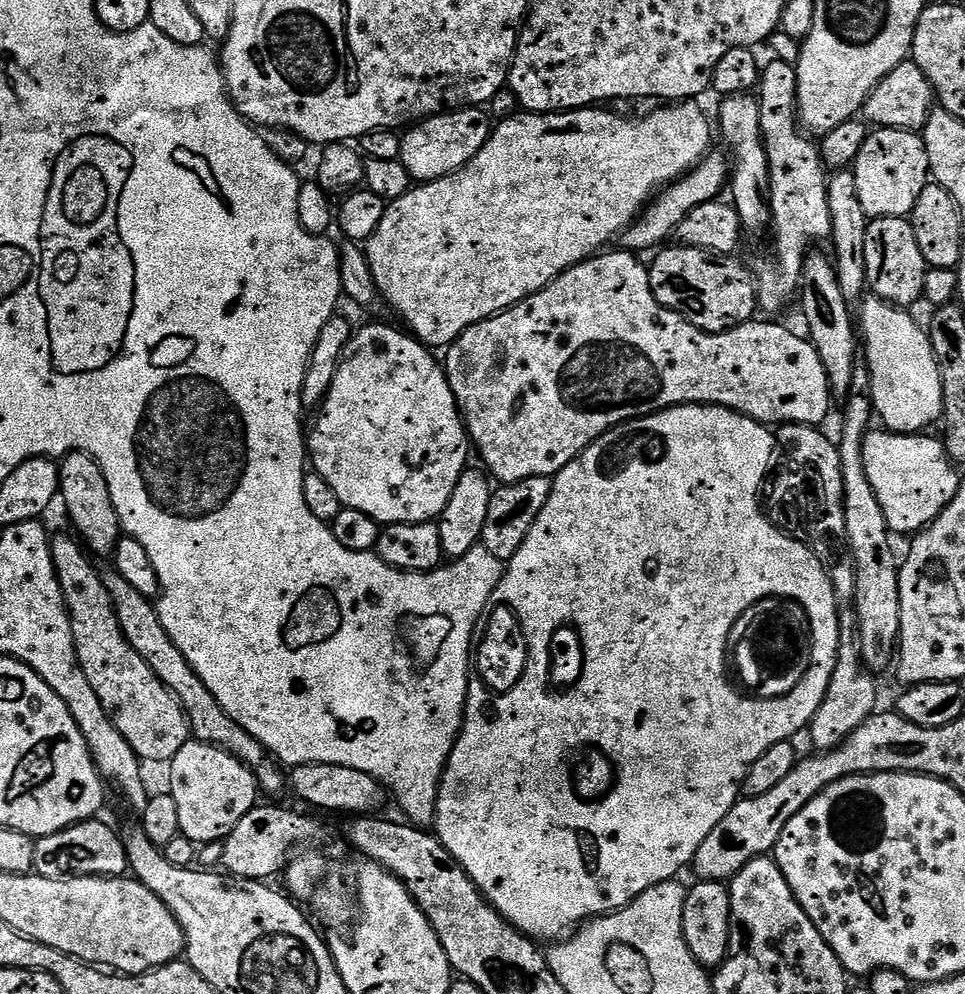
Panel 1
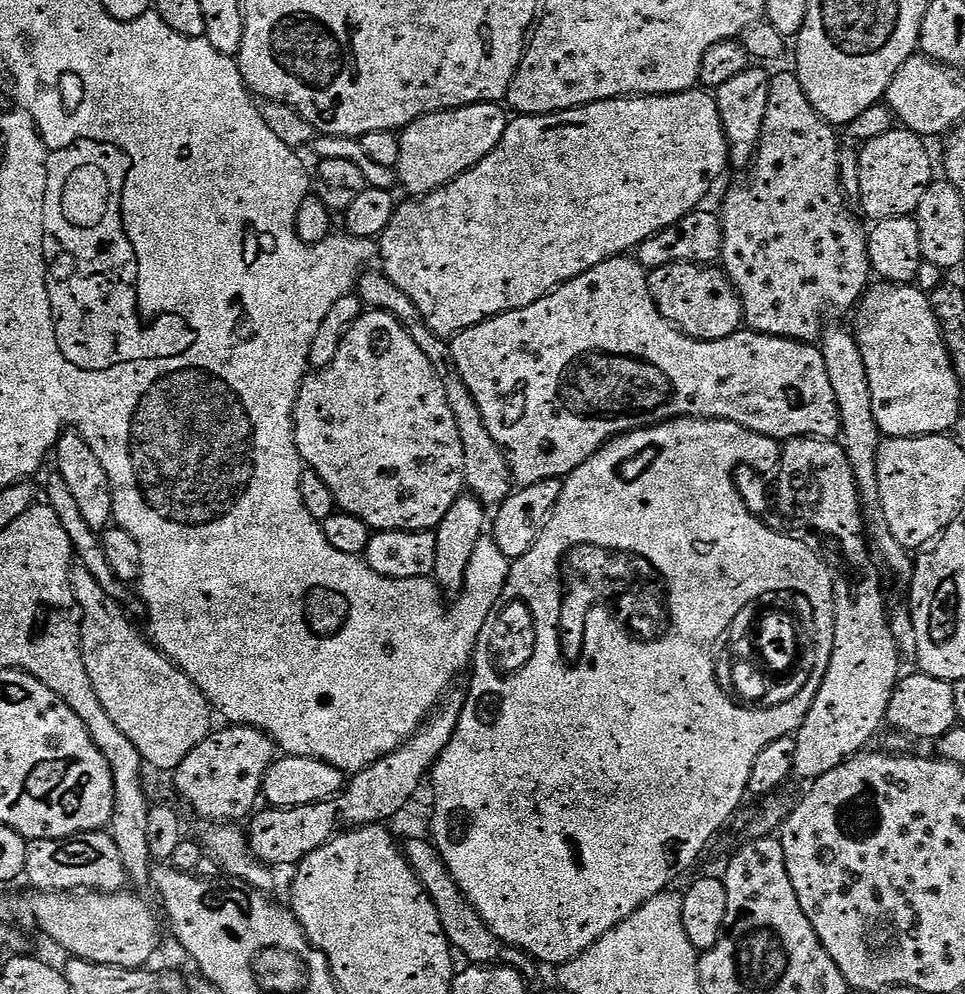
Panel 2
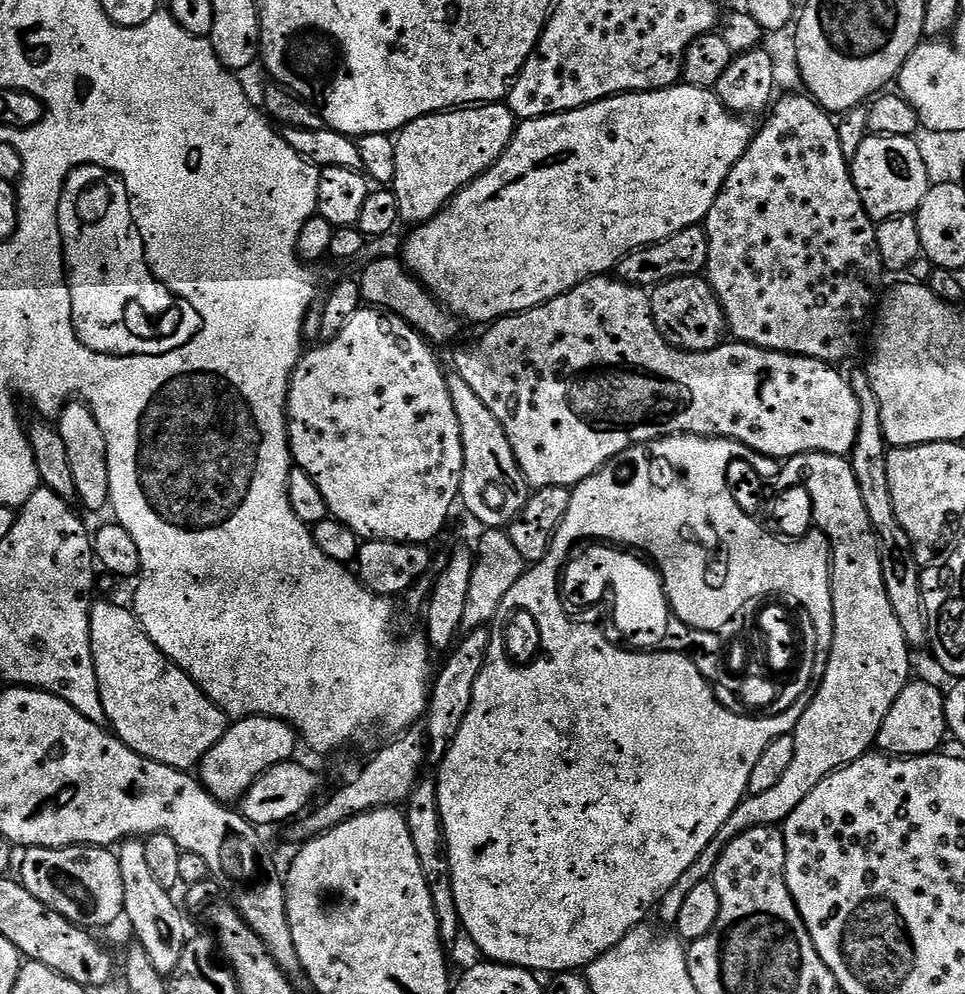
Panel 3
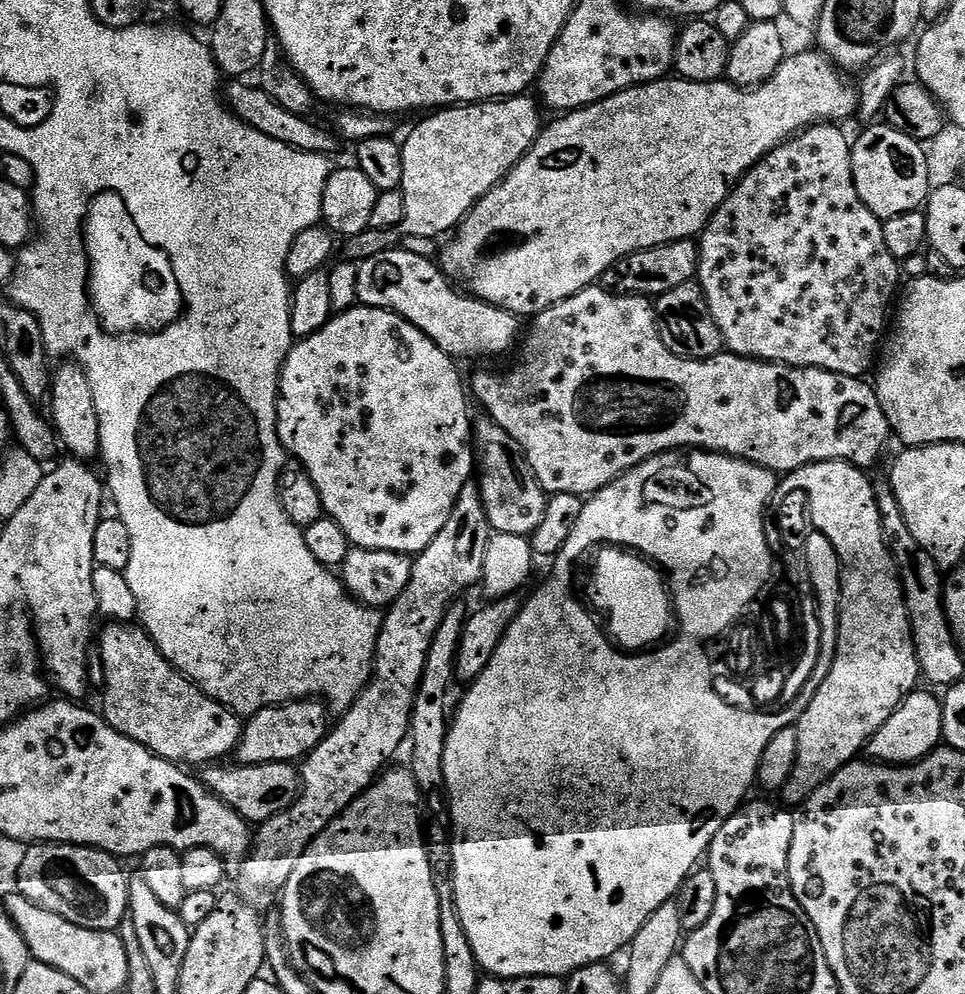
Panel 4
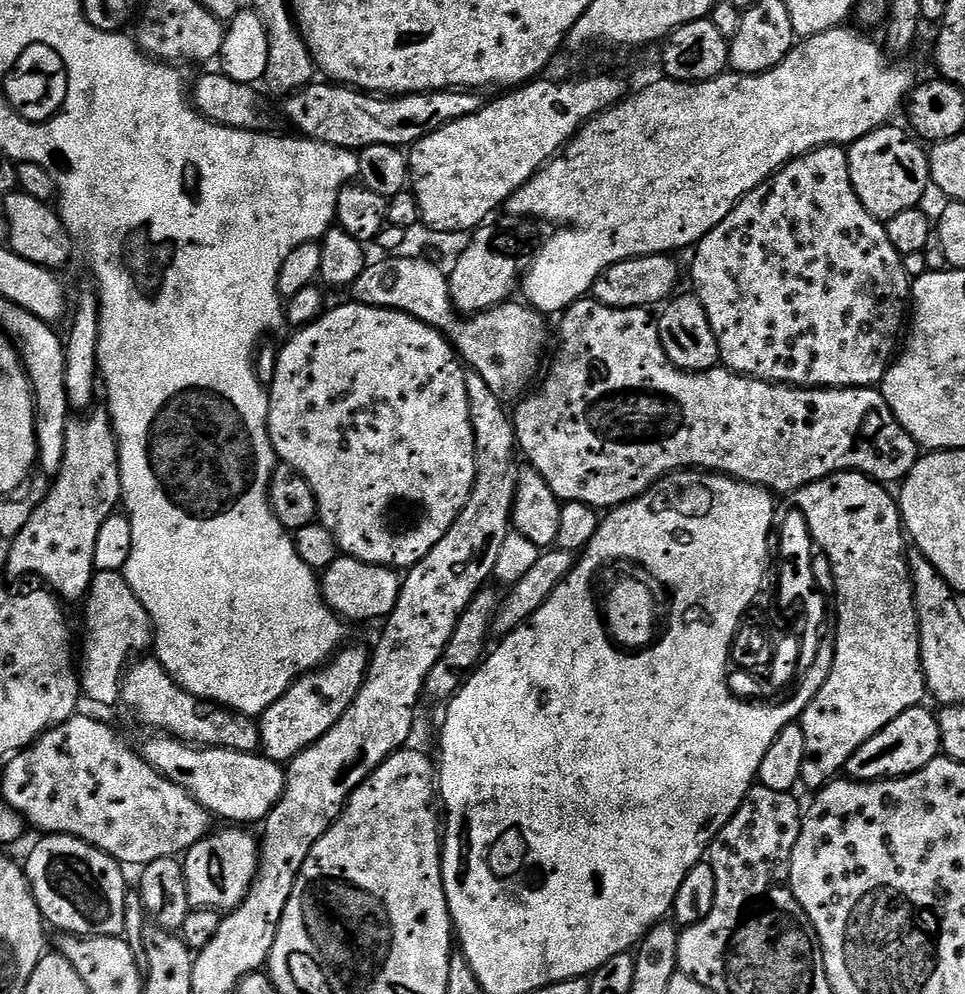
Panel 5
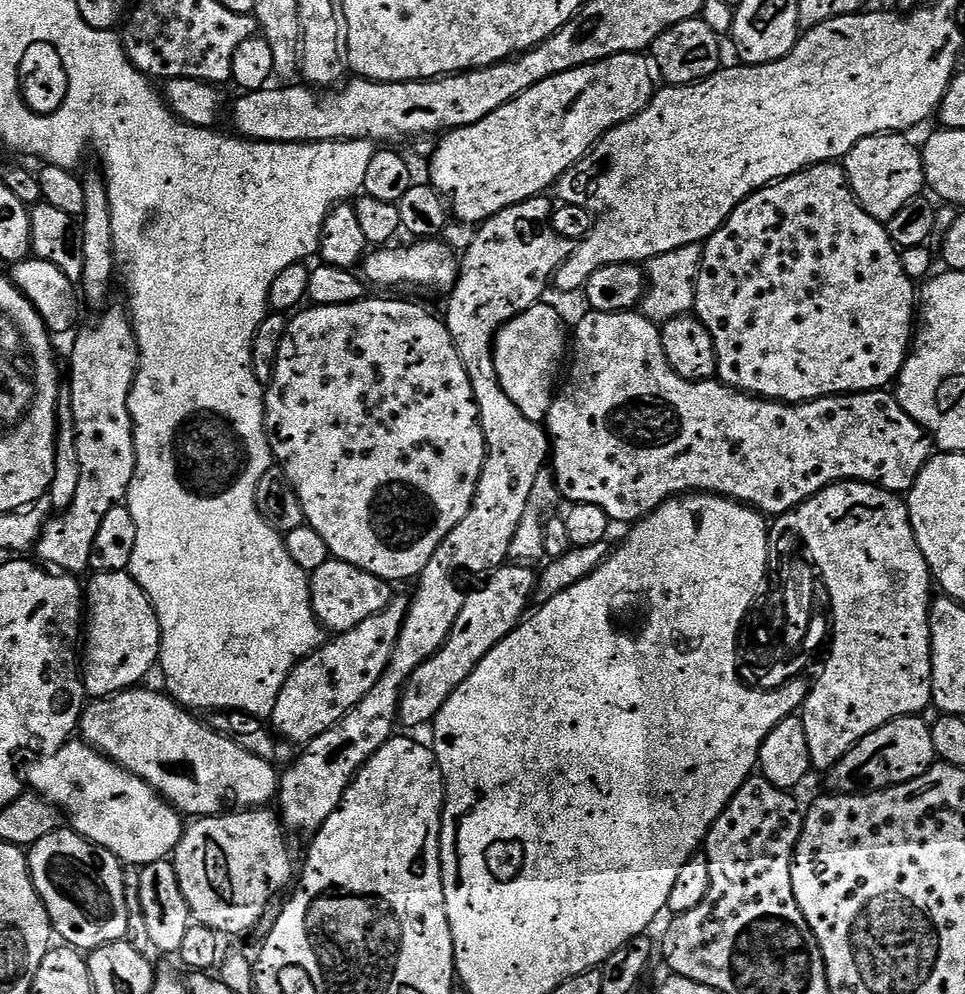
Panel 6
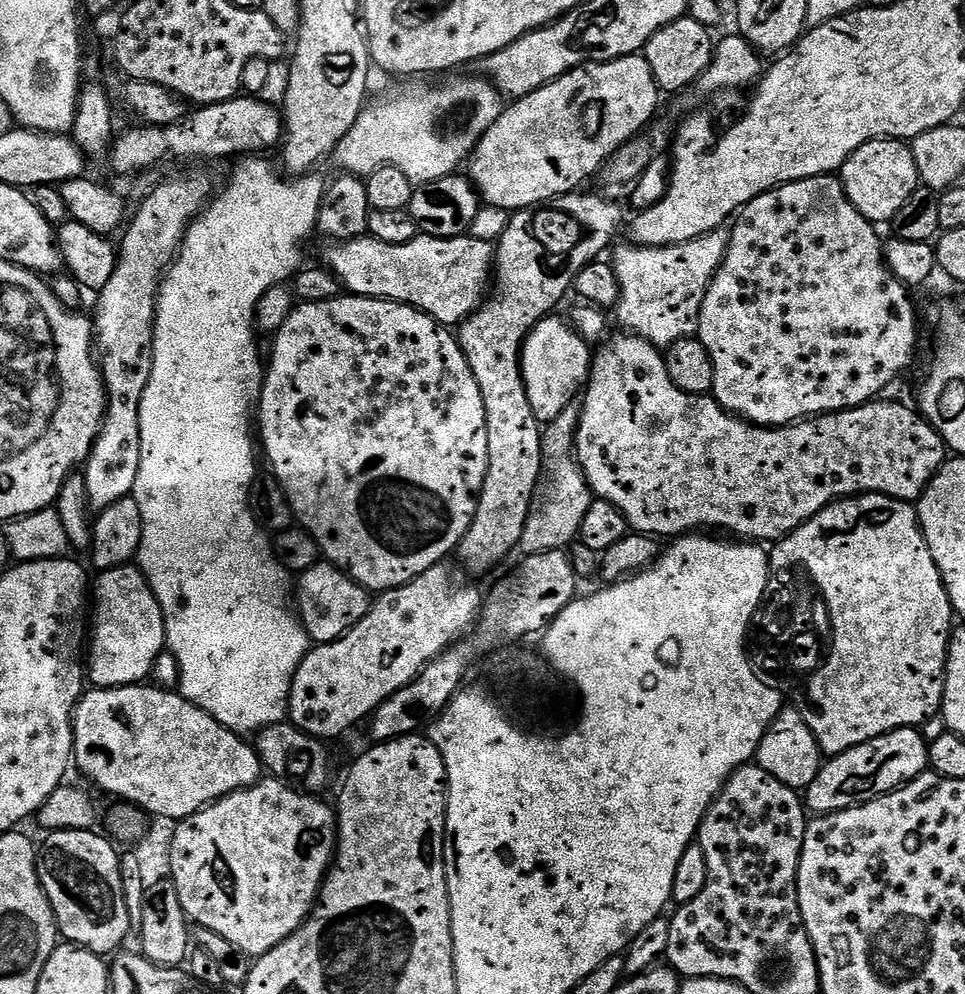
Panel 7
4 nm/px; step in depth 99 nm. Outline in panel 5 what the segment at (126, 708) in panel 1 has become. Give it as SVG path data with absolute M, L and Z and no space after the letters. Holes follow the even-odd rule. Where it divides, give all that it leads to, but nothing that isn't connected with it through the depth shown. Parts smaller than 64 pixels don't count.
M155 658L137 659L129 663L123 675L123 683L120 686L120 700L144 724L149 724L152 730L159 730L161 733L183 740L185 744L194 744L206 748L229 748L235 752L256 752L260 748L260 726L251 716L239 715L219 704L200 700L194 694L182 690L180 684L170 678L167 670L161 666L160 661Z

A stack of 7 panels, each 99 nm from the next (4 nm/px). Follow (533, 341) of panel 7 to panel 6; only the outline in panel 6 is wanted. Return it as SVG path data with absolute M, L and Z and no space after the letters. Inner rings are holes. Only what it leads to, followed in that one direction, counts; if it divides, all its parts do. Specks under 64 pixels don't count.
M540 301L528 311L516 315L496 332L493 344L495 369L502 390L526 418L536 423L547 419L556 394L554 386L568 352L568 337L559 312L549 302Z

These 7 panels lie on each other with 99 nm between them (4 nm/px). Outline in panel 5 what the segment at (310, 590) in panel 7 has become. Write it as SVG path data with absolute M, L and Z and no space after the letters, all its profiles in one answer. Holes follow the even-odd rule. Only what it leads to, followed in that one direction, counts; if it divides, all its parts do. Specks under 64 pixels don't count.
M337 555L334 562L325 568L319 577L320 594L330 611L341 620L377 620L383 621L394 610L400 597L402 576L397 569L381 564L362 562L353 556Z

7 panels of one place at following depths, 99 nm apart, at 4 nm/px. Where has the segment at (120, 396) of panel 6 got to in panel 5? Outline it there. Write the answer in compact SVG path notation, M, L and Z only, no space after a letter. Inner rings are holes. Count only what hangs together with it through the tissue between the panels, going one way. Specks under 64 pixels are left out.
M89 411L81 420L69 419L66 430L66 454L62 470L51 481L52 489L48 497L37 508L28 513L26 526L17 536L11 537L12 549L8 552L8 572L12 576L24 576L29 572L32 576L41 576L47 587L61 601L83 601L88 595L92 578L96 572L94 566L94 541L98 538L98 530L102 530L102 522L117 511L121 503L120 495L120 442L116 439L116 429L112 426L112 417L107 411Z

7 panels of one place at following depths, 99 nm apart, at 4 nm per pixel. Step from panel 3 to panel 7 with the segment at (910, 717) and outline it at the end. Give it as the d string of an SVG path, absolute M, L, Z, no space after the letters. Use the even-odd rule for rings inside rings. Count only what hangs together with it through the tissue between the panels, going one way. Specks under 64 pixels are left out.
M899 728L831 757L806 790L807 807L816 814L841 812L904 787L929 771L928 746L917 729Z

